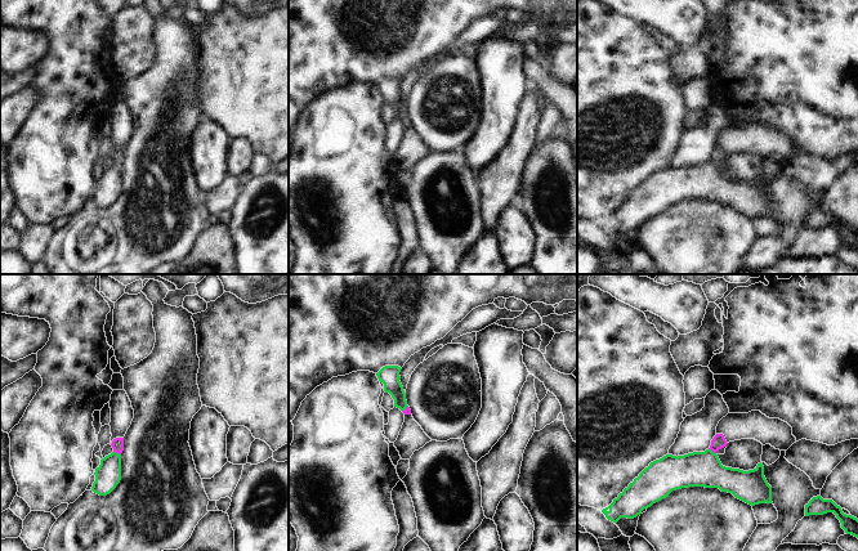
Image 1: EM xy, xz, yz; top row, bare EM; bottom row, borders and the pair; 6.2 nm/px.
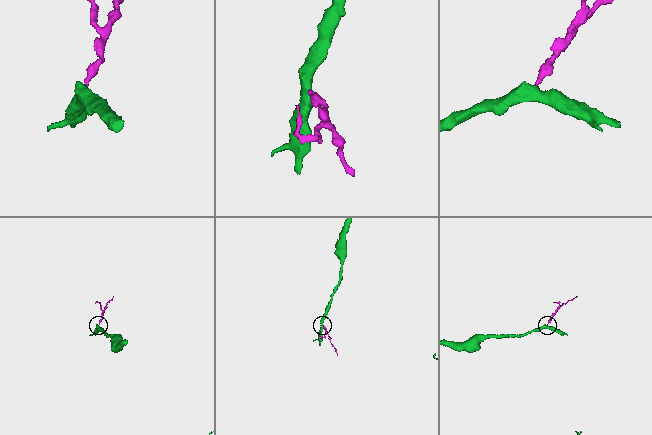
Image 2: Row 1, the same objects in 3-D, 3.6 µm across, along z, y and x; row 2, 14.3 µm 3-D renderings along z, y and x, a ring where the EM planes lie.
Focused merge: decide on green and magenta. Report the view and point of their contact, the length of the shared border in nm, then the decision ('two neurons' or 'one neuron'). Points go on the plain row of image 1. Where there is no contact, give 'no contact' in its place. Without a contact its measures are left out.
meets green in xy at (117, 165); contact 50 nm long; one neuron

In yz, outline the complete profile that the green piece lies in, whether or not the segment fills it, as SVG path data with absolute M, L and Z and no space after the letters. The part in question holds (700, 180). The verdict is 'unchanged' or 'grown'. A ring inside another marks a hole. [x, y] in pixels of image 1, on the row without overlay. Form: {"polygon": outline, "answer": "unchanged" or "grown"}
{"polygon": "M716 145L711 152L710 160L705 163L693 163L678 169L666 166L651 174L608 219L602 221L602 224L613 234L617 234L621 229L634 230L640 227L644 220L669 209L672 202L689 198L719 200L721 203L732 205L736 210L751 218L765 214L773 215L772 198L764 188L764 178L761 174L758 175L754 182L748 183L721 176L716 163L727 158L727 156L724 147Z", "answer": "grown"}

